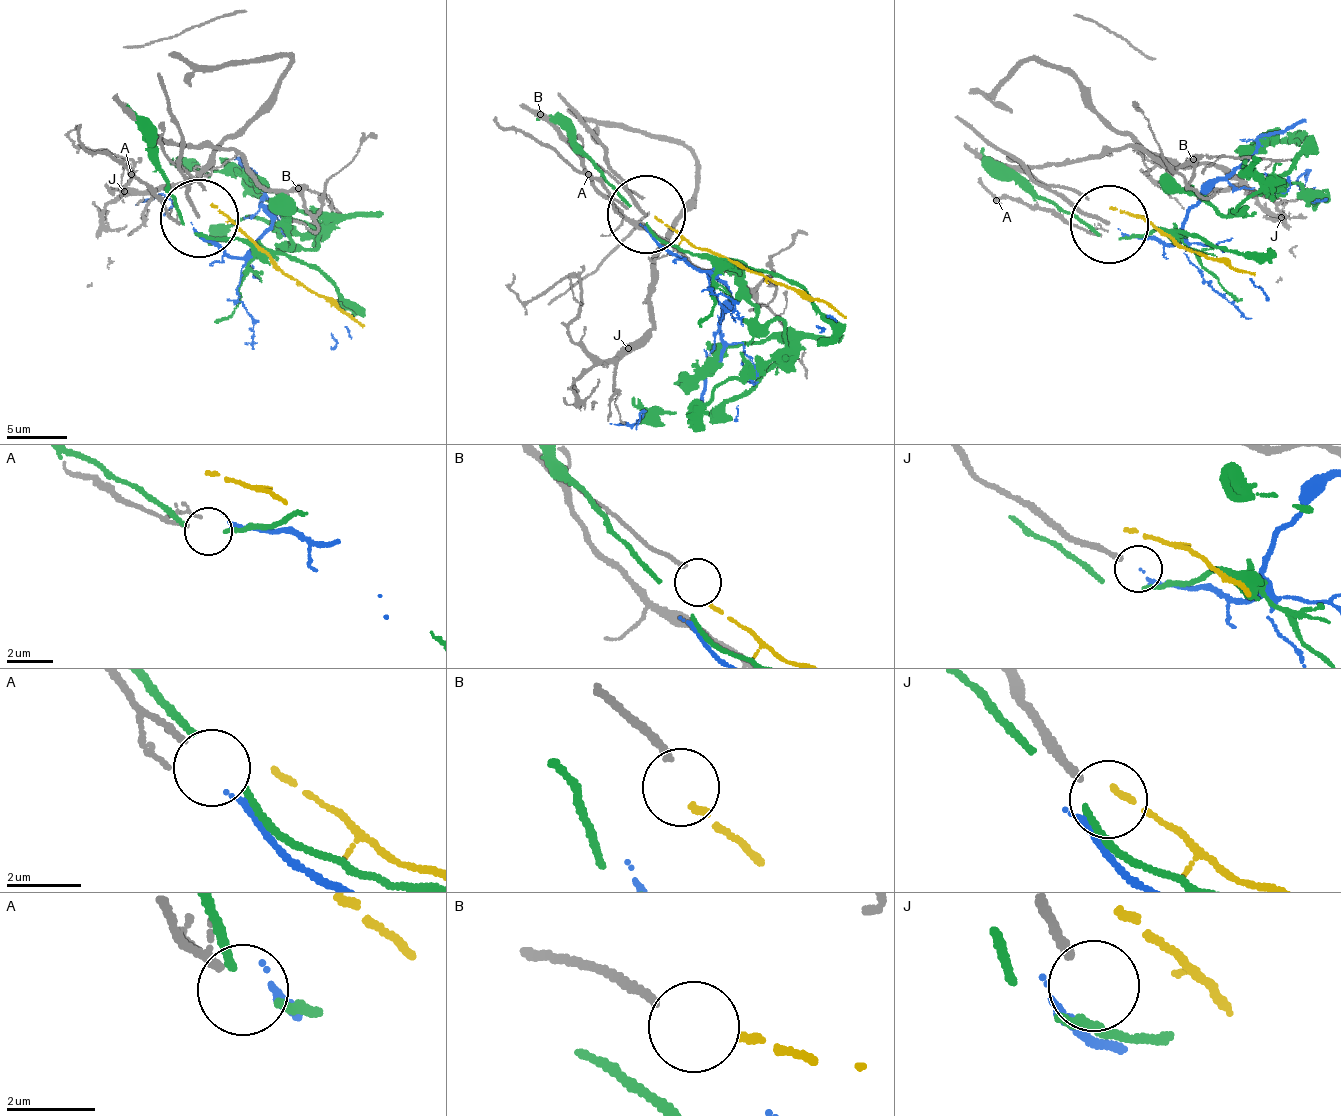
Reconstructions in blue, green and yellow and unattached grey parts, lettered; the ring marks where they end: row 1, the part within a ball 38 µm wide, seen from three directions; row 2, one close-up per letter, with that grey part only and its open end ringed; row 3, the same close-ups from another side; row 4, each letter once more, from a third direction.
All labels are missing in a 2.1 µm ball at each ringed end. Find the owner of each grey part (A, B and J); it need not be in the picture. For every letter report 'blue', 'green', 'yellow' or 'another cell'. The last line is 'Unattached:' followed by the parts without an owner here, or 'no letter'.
A: blue
B: yellow
J: another cell
Unattached: J

